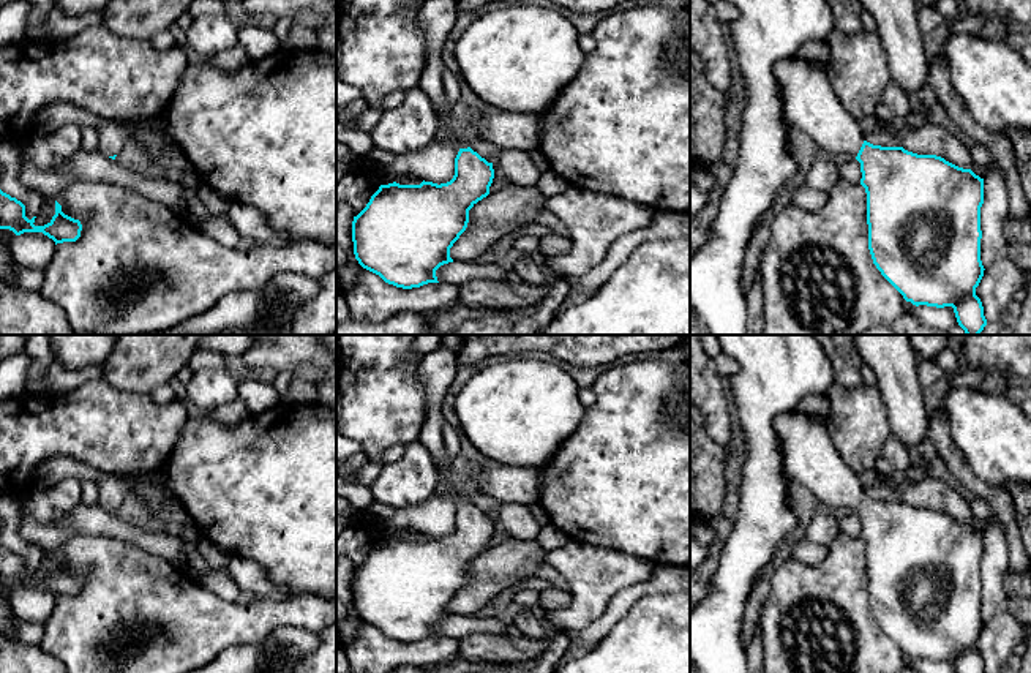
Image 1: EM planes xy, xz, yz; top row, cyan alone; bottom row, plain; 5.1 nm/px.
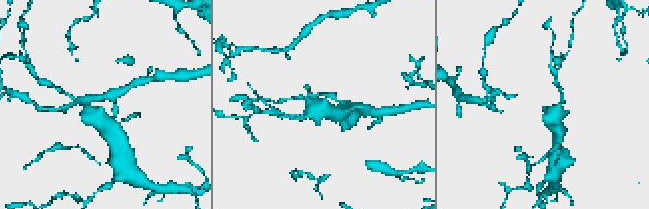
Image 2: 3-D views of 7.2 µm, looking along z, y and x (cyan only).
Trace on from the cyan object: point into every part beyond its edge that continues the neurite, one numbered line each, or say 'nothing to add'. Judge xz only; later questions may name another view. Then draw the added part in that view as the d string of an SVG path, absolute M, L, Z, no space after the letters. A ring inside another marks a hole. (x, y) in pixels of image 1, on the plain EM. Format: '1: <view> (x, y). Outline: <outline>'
1: xz (507, 484). Outline: M494 463L467 471L459 483L459 502L467 502L472 493L491 496L502 504L532 506L538 502L540 477L537 469Z

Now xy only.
1: xy (112, 488). Outline: M106 474L96 480L98 504L106 510L117 509L126 498L136 498L153 518L153 526L175 523L178 528L191 521L180 502L152 482L134 479L133 474Z

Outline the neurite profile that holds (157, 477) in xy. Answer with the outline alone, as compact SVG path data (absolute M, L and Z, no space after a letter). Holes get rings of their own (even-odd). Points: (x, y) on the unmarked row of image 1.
M161 469L147 472L144 476L134 476L133 474L133 477L139 479L142 482L152 482L155 487L163 488L167 494L171 494L178 502L177 496L172 494L171 490L169 490L169 487L166 485L166 477L164 477L164 474L163 474Z

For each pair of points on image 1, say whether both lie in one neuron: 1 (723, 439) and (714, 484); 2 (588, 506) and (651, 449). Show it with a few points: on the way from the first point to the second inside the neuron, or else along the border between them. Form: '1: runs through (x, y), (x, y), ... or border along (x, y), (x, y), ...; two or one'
1: border along (706, 432), (725, 451); two
2: runs through (603, 490), (619, 481), (635, 465); one

